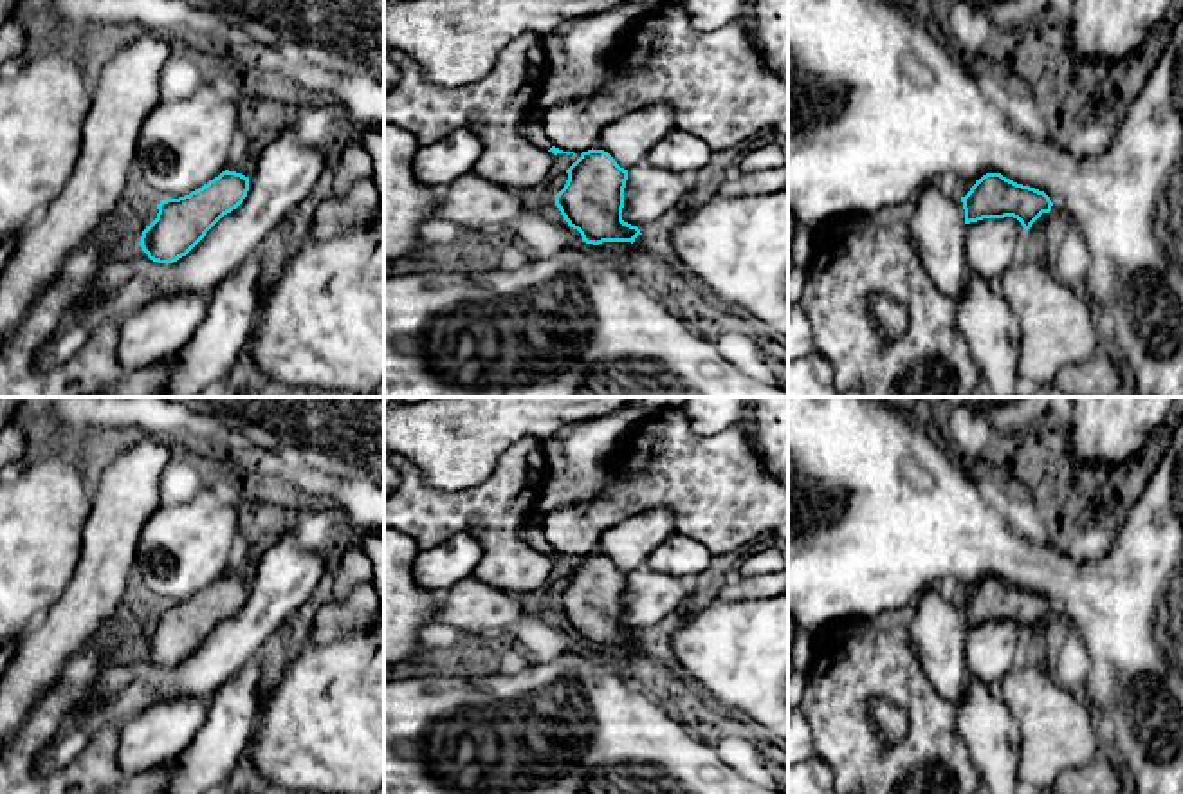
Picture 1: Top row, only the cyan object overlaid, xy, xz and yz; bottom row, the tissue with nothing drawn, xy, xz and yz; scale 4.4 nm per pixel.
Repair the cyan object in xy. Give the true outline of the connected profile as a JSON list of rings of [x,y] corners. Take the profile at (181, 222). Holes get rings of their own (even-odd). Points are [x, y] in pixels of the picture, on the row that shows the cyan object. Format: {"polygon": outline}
{"polygon": [[[225,170],[189,195],[160,200],[157,218],[142,231],[139,245],[150,260],[173,263],[186,256],[224,215],[236,209],[247,191],[249,177]]]}

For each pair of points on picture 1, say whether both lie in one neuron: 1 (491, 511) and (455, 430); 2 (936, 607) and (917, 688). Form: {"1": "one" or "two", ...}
{"1": "two", "2": "two"}

